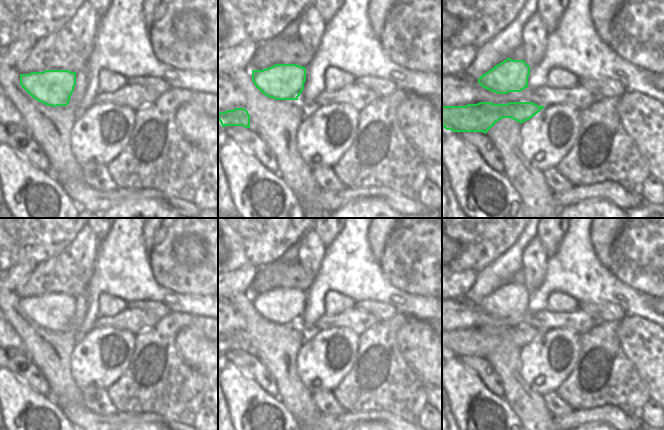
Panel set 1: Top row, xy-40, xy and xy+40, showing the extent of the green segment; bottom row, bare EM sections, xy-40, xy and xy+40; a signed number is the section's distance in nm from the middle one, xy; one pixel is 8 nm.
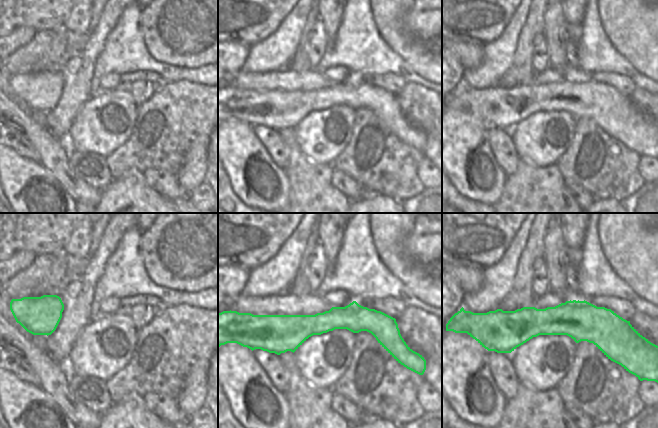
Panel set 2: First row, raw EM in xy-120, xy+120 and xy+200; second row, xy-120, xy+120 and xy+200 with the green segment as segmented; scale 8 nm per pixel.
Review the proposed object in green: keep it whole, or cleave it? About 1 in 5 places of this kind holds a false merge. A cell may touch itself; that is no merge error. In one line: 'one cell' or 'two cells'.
one cell

